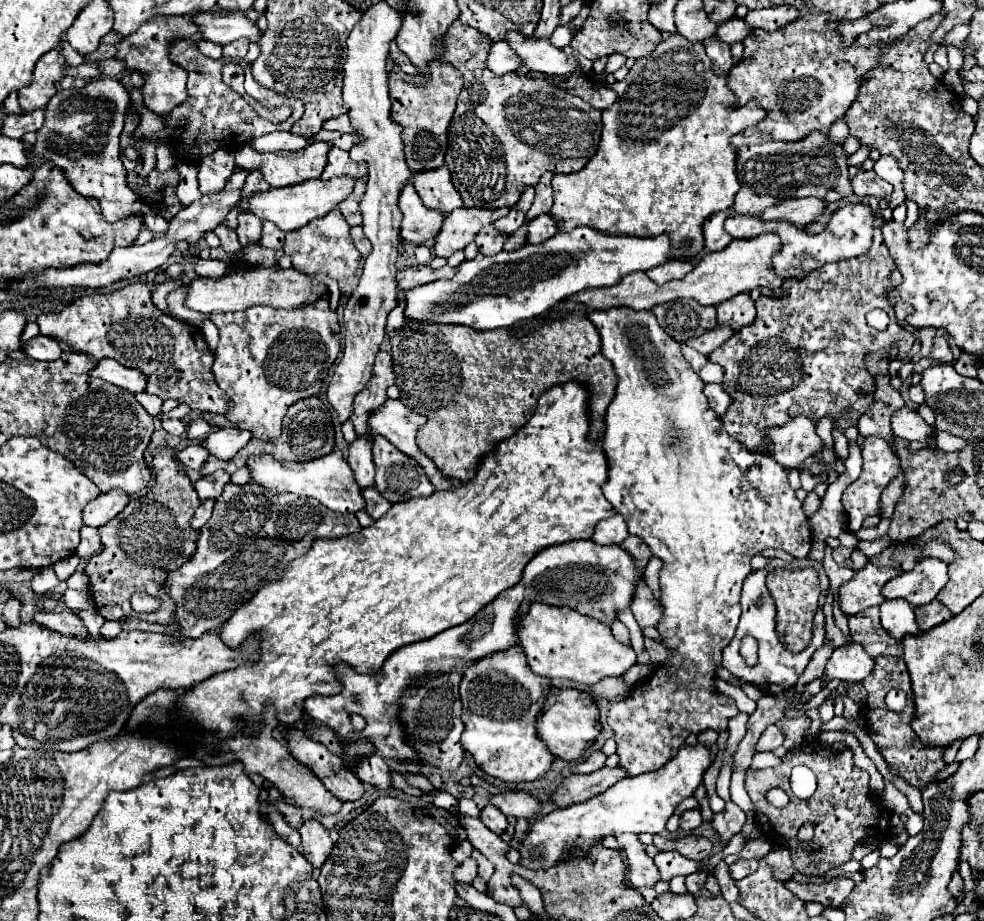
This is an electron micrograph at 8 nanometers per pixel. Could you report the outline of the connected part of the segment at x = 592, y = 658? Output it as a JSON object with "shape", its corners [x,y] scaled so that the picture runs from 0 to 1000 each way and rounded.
{"shape":[[[542,655],[538,666],[527,672],[527,698],[534,705],[536,720],[542,731],[558,735],[558,737],[578,737],[588,744],[605,744],[613,735],[631,735],[645,722],[645,707],[641,700],[629,698],[621,683],[611,674],[590,668],[578,659],[560,659],[554,655]]]}

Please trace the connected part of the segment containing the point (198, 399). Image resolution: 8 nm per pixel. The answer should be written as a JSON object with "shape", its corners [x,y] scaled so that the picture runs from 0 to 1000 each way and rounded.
{"shape":[[[133,307],[111,320],[88,318],[70,329],[62,340],[38,344],[38,353],[44,364],[56,366],[97,392],[113,388],[127,398],[145,403],[149,407],[149,427],[166,435],[182,433],[198,446],[227,451],[233,431],[223,422],[214,405],[216,383],[212,383],[200,357],[158,336],[153,329],[155,316],[155,307]]]}

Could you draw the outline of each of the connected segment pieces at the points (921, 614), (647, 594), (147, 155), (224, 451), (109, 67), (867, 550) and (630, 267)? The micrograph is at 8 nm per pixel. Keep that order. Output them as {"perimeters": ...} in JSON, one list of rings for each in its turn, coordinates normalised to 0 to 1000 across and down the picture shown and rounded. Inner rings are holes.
{"perimeters":[[[[948,650],[946,655],[942,655],[938,659],[932,659],[930,661],[930,670],[932,670],[934,683],[936,685],[944,685],[946,681],[964,674],[968,668],[966,668],[966,663],[958,655],[954,655],[952,650]]],[[[651,631],[649,640],[645,640],[645,648],[641,650],[641,663],[643,663],[649,681],[668,681],[668,676],[674,668],[670,653],[664,648],[664,644],[655,631]]],[[[146,154],[143,161],[143,169],[145,174],[145,183],[141,186],[141,192],[149,192],[159,178],[159,157],[157,154]]],[[[231,464],[231,466],[218,466],[216,470],[212,470],[208,474],[208,479],[204,481],[212,494],[223,496],[223,498],[235,498],[247,483],[251,483],[251,479],[257,472],[241,466],[241,464]]],[[[107,64],[101,68],[101,77],[103,81],[109,81],[109,84],[117,84],[117,81],[123,81],[127,77],[127,66],[123,64]]],[[[897,581],[893,585],[885,585],[885,587],[873,587],[873,596],[881,603],[881,605],[887,605],[891,600],[895,600],[897,596],[901,596],[905,592],[905,585],[903,581]]],[[[586,246],[580,253],[564,253],[560,260],[548,266],[532,266],[523,273],[507,273],[501,279],[491,279],[489,275],[481,283],[471,283],[460,303],[446,303],[434,309],[426,309],[426,314],[416,314],[410,318],[414,346],[434,349],[442,353],[473,353],[485,359],[499,359],[499,357],[519,357],[534,349],[548,344],[550,340],[558,338],[562,331],[572,327],[574,322],[588,318],[592,314],[603,312],[621,312],[631,305],[637,296],[643,294],[660,294],[668,288],[680,283],[682,264],[678,255],[649,260],[649,257],[623,257],[599,246]]]]}

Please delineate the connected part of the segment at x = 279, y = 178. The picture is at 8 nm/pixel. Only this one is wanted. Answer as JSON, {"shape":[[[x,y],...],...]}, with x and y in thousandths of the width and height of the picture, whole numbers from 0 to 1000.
{"shape":[[[320,153],[320,157],[314,157],[312,162],[300,164],[300,166],[261,166],[253,157],[249,157],[243,162],[243,166],[239,166],[239,175],[241,175],[241,181],[265,183],[267,194],[275,203],[294,203],[294,201],[302,201],[314,194],[322,194],[332,179],[334,162],[336,162],[336,155],[328,155],[328,153]]]}

